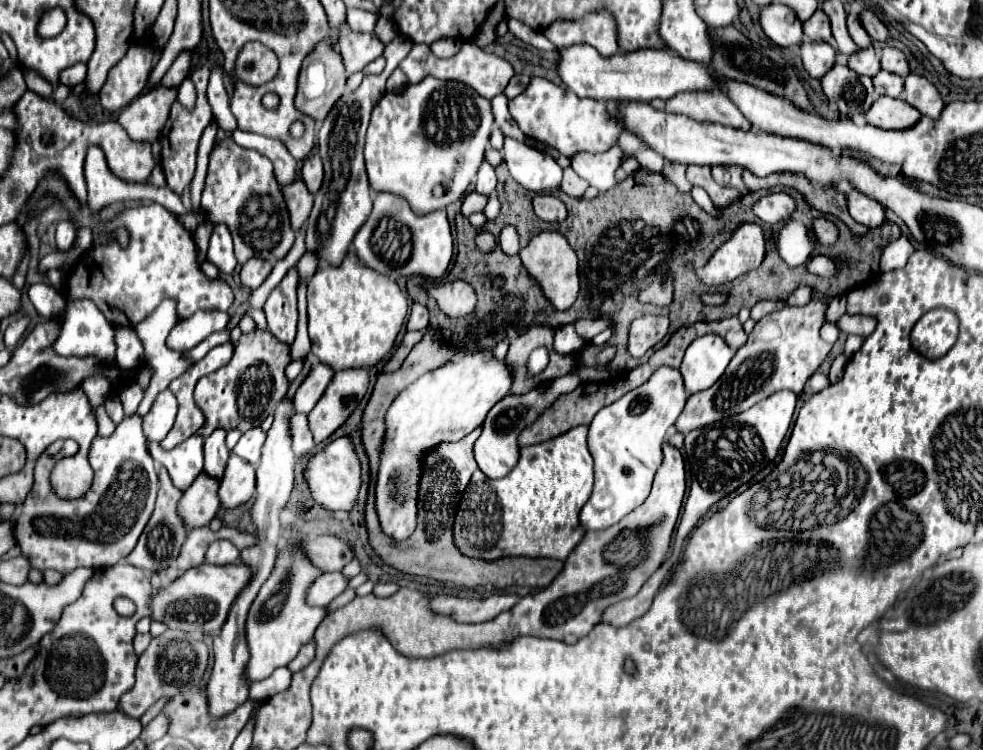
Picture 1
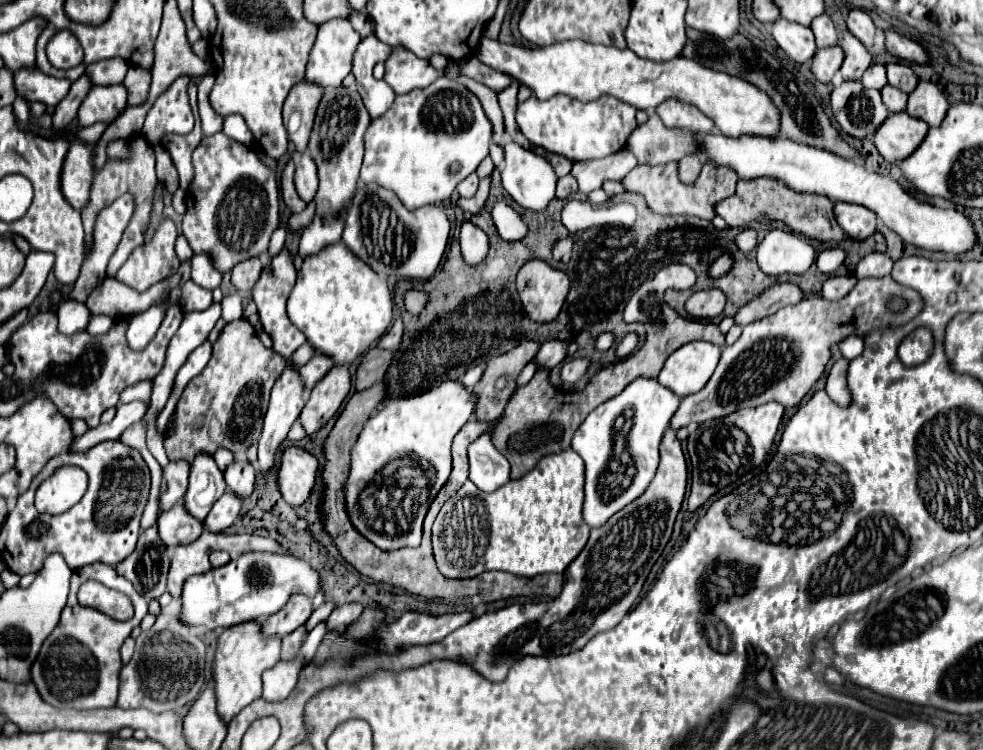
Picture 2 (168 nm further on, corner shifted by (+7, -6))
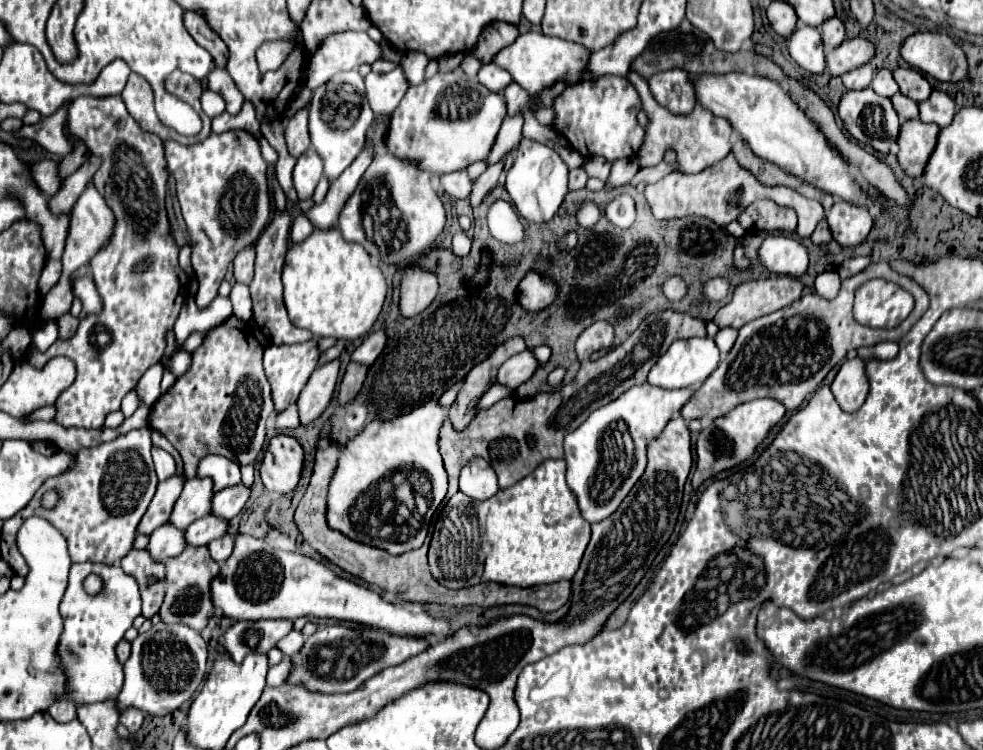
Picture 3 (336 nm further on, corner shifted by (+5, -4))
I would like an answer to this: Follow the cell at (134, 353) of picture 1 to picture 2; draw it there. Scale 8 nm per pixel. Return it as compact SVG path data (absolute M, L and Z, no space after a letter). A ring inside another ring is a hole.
M92 314L92 322L88 322L88 332L90 334L106 334L112 326L112 318L104 314Z

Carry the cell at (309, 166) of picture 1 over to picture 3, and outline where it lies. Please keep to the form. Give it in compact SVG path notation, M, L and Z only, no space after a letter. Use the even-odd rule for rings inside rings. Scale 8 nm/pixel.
M308 148L296 162L294 168L294 188L298 190L298 196L302 200L312 198L314 188L318 180L322 178L322 160L314 152L314 148Z

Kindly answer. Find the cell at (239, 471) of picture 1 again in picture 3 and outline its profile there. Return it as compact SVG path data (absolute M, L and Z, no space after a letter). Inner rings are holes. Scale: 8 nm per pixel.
M208 514L200 520L196 520L194 524L190 524L190 528L186 528L186 542L190 546L202 546L202 544L210 544L212 540L224 536L228 532L230 522L226 518Z

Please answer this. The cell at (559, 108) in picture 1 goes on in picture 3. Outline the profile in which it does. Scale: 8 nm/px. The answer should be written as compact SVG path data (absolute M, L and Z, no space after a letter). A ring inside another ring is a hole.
M626 76L584 80L558 94L550 108L554 112L550 128L562 134L582 156L602 156L608 162L614 162L618 158L636 156L642 146L644 128L636 122L636 114L642 110L642 104L636 88Z

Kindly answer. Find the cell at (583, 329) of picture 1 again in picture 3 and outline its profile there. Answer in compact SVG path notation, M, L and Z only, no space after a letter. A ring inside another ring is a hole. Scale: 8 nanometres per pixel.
M524 350L518 356L508 358L500 372L498 372L498 382L506 384L510 388L518 388L522 382L526 382L536 370L540 368L540 362L532 354L532 350Z

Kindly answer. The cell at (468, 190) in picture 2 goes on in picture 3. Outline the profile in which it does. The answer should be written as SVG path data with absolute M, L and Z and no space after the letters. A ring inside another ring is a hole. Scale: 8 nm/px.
M462 170L462 172L454 172L454 174L446 174L440 178L442 180L442 186L446 190L446 194L450 198L468 198L470 196L470 190L472 190L472 180L468 178L468 172Z

